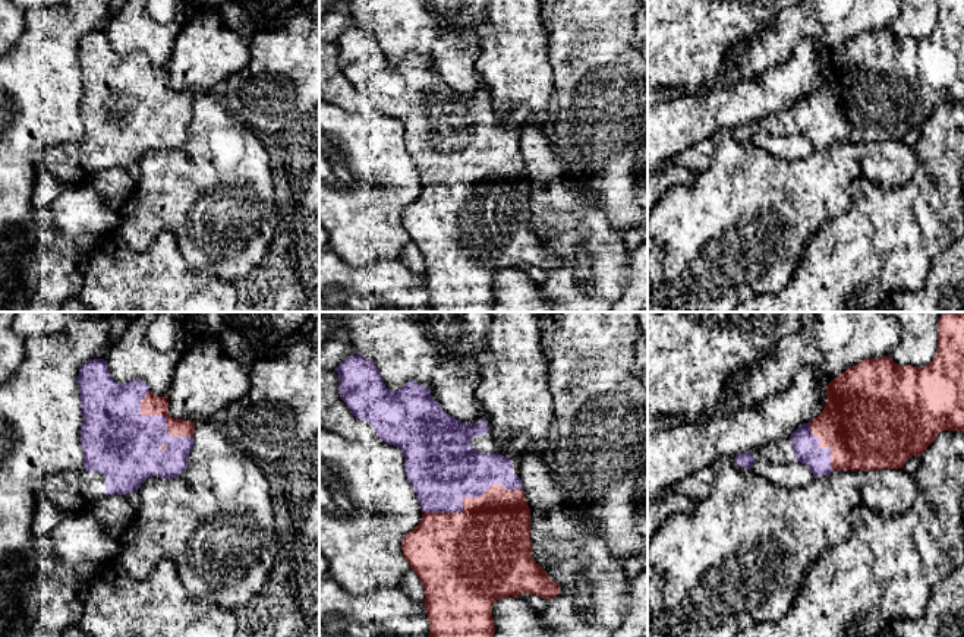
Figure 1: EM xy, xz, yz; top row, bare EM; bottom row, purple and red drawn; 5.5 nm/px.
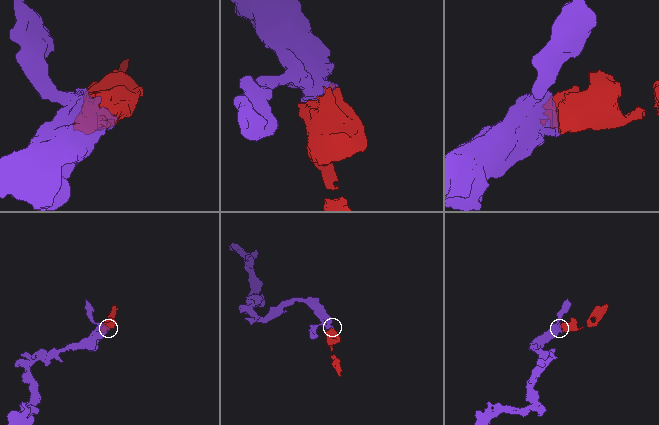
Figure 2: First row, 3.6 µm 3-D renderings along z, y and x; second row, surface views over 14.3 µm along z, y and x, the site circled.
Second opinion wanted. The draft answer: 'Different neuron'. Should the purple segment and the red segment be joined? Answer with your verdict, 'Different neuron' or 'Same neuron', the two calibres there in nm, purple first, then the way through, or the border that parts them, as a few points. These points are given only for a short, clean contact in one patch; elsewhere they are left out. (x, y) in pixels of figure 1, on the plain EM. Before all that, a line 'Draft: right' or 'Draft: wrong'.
Draft: wrong
Same neuron. Thickness 400 nm (purple) against 440 nm

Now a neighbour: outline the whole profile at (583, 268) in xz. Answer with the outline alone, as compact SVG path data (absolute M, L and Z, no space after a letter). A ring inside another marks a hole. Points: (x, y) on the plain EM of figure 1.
M583 250L577 252L576 256L576 277L577 277L577 283L585 283L586 278L590 275L592 267L590 267L590 261L586 256L586 253Z

